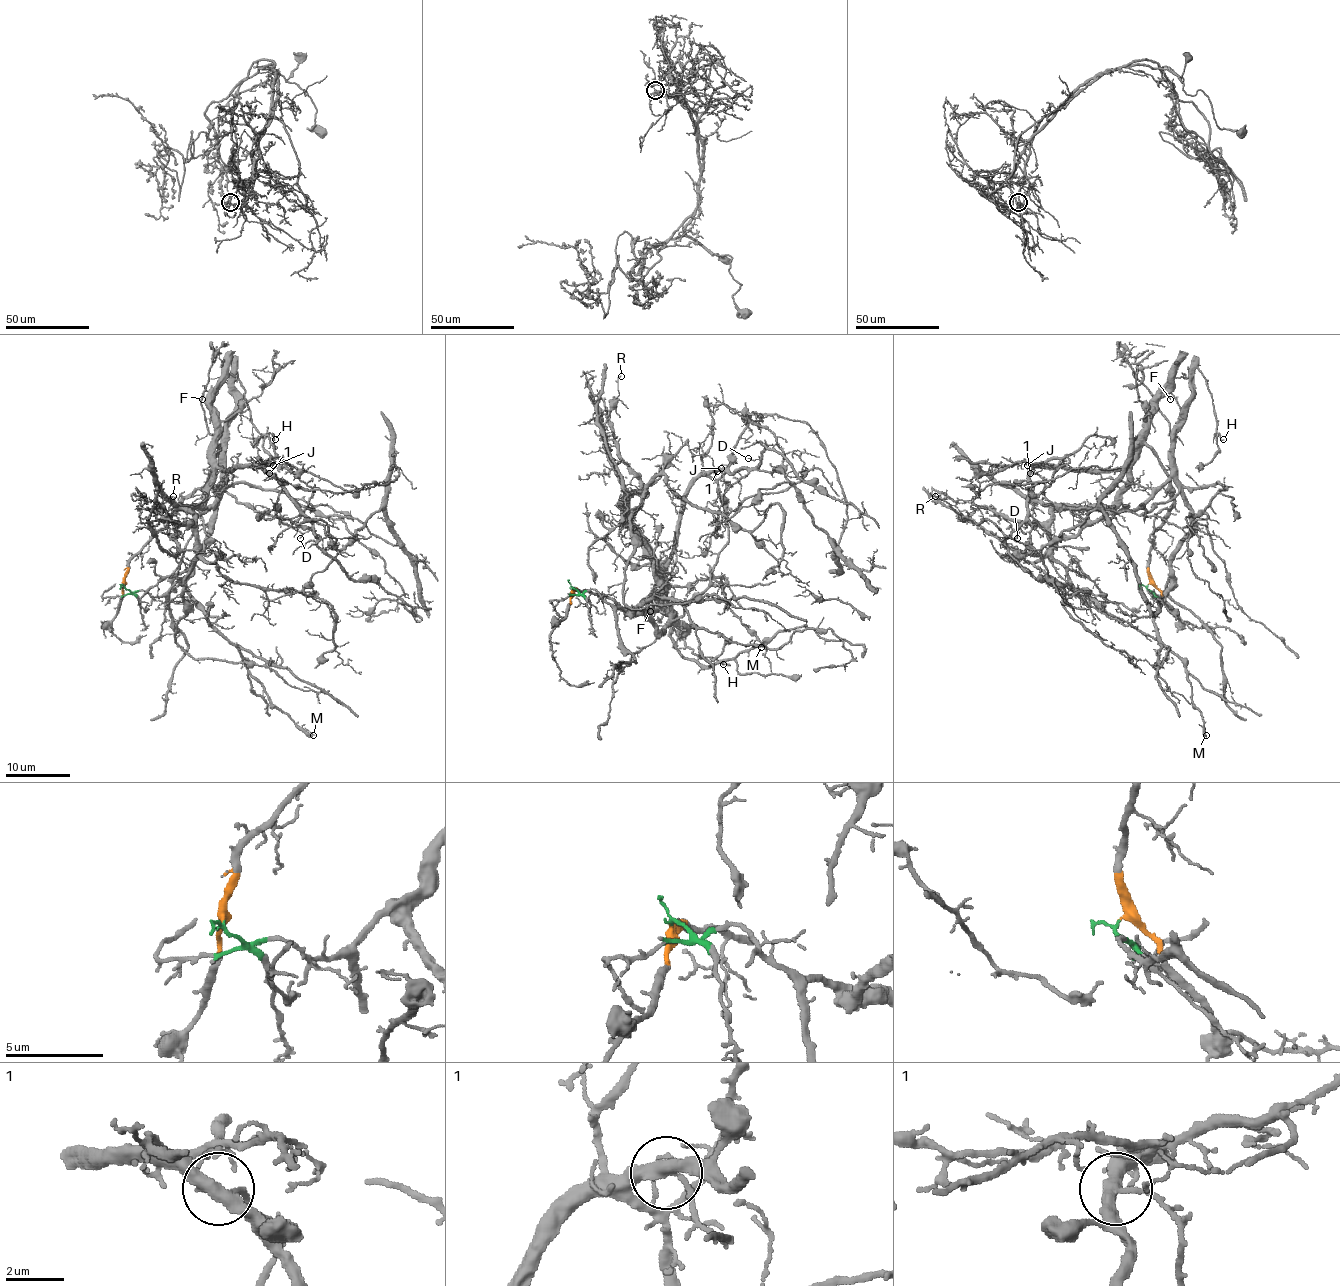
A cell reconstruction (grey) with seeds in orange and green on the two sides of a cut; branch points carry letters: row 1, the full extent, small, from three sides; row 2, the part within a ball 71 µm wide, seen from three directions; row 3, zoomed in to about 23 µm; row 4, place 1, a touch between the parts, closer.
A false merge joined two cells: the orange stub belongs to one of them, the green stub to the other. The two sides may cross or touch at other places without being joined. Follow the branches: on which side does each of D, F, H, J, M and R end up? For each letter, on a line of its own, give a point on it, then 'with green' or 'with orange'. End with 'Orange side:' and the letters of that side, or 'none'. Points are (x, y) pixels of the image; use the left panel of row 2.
D: (300, 538) | with orange
F: (202, 399) | with orange
H: (275, 439) | with green
J: (273, 465) | with orange
M: (313, 735) | with green
R: (173, 496) | with orange
Orange side: D, F, J, R

